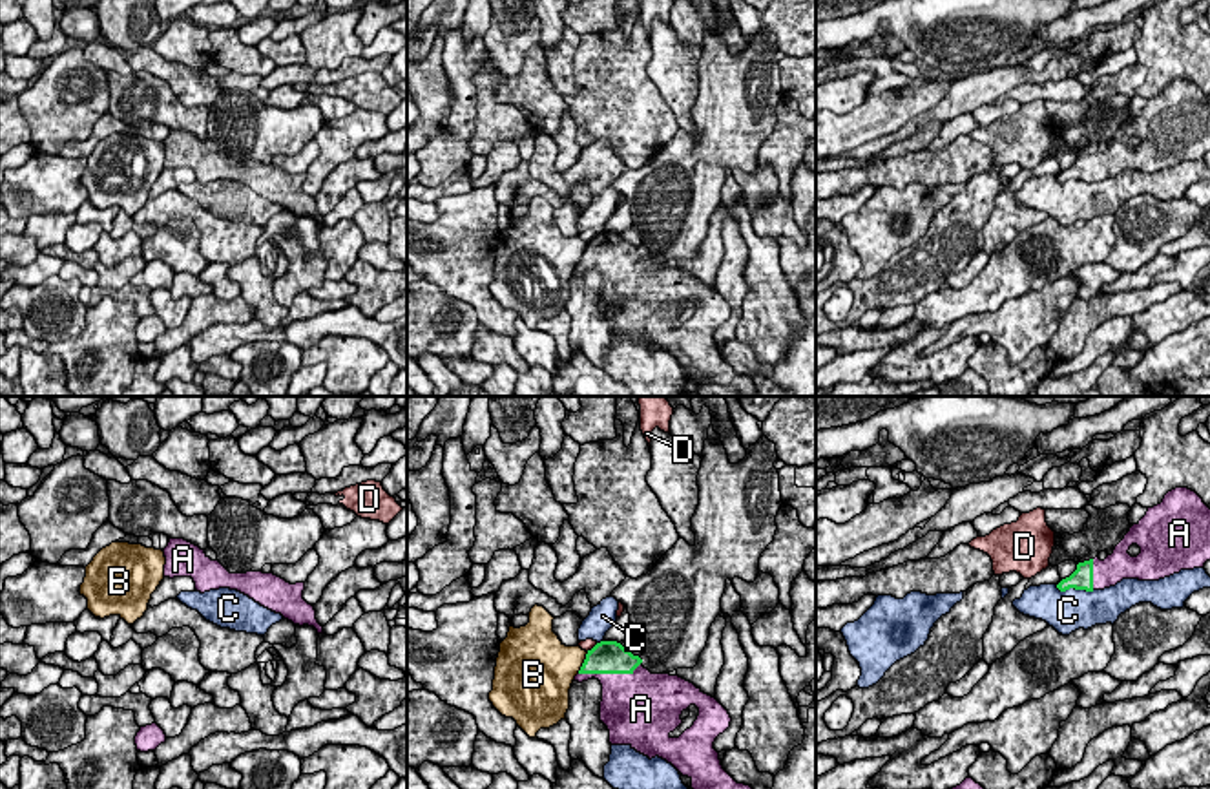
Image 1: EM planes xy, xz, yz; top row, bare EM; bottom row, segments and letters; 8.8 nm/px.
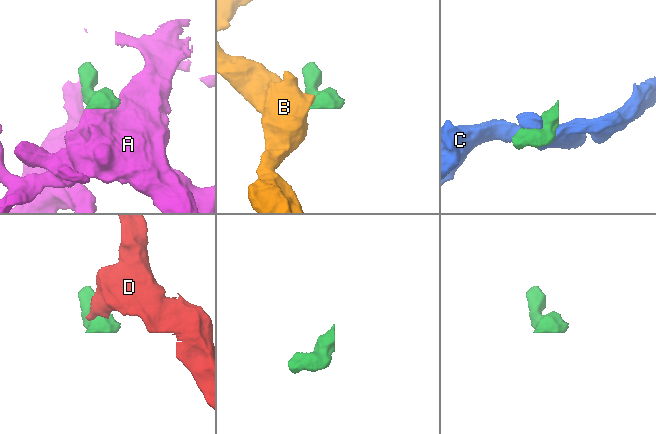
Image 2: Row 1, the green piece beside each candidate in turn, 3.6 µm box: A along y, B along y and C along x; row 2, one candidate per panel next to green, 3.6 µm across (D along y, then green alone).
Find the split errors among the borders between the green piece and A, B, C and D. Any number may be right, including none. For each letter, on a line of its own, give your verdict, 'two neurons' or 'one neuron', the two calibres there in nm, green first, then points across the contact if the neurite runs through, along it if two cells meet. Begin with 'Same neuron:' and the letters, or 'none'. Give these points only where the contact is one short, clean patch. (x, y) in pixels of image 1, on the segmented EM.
Same neuron: A
A: one neuron; calibres 280 and 420 nm
B: two neurons; calibres 280 and 400 nm; border xz (588, 652), (577, 673)
C: two neurons; calibres 190 and 360 nm
D: two neurons; calibres 280 and 100 nm; border xz (597, 643), (586, 651)

